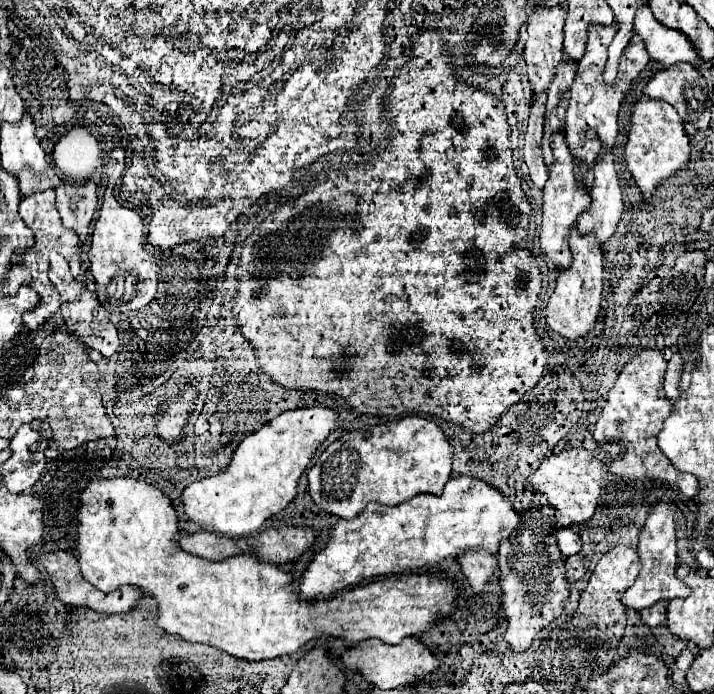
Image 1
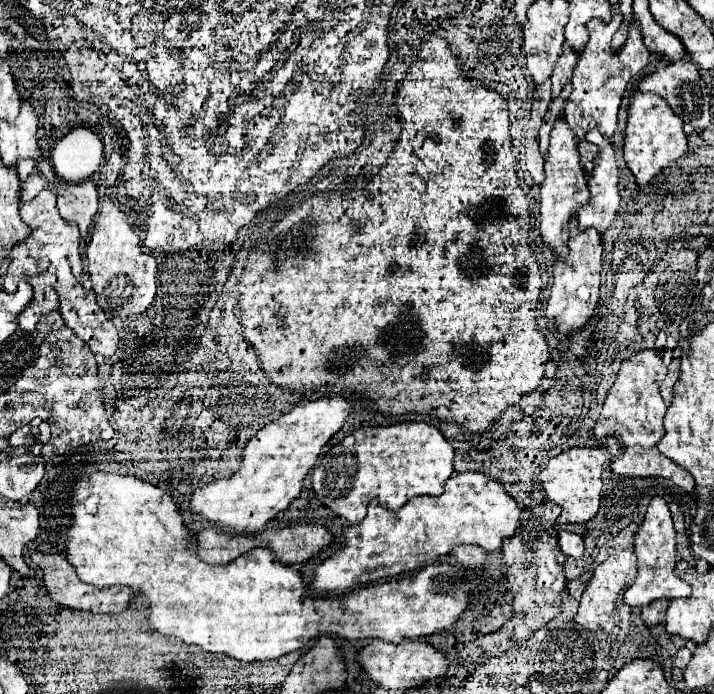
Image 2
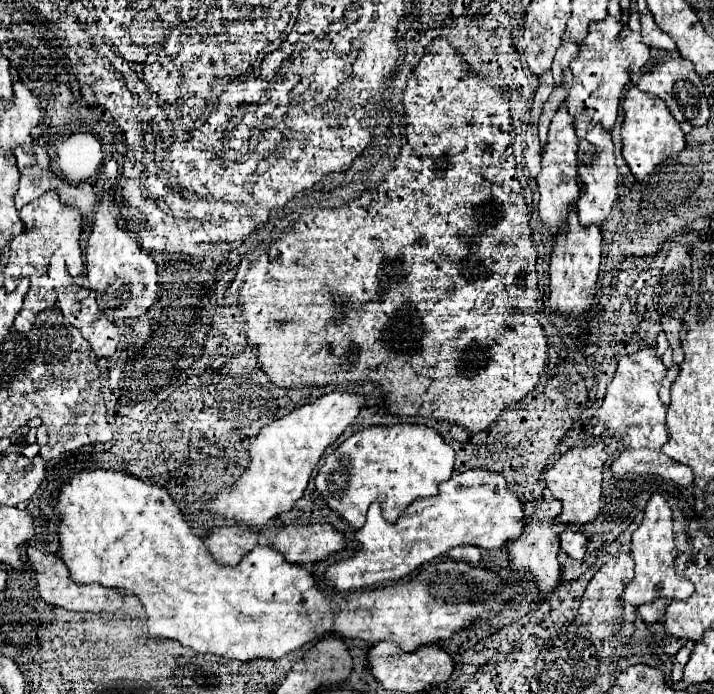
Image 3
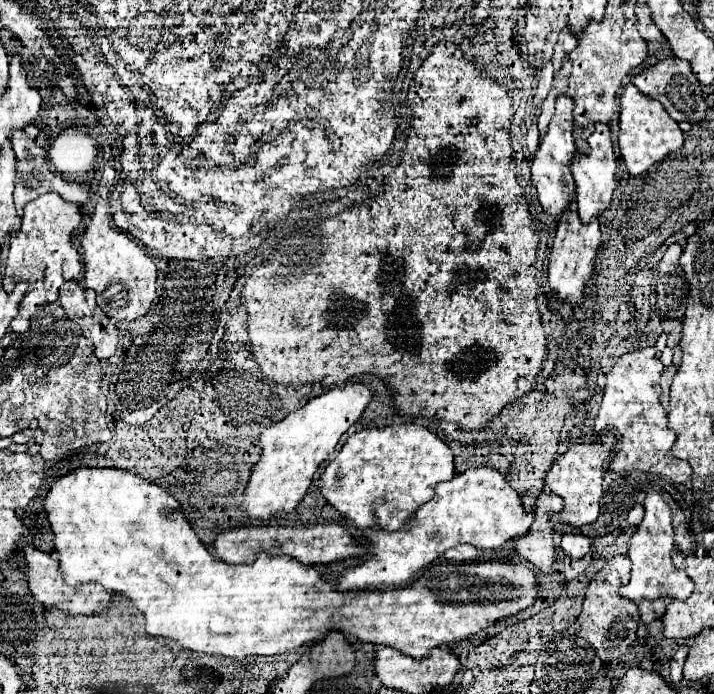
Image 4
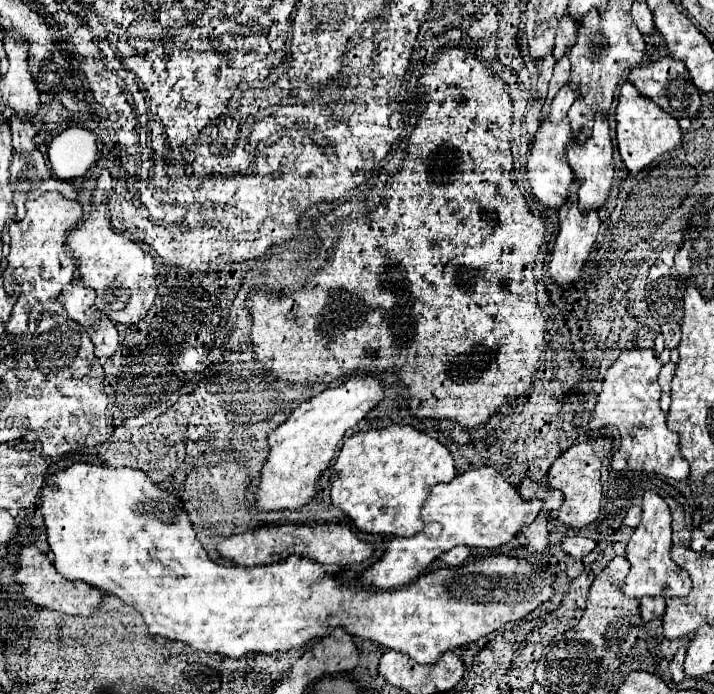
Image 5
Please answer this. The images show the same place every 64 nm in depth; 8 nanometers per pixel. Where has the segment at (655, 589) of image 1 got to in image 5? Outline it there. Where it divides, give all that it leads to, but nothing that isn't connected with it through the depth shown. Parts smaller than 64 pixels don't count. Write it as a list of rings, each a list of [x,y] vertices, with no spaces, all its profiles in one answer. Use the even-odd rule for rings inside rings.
[[[646,492],[642,498],[642,520],[636,526],[634,534],[628,540],[626,546],[626,558],[632,564],[622,592],[634,598],[644,598],[644,596],[688,596],[692,588],[692,580],[688,572],[678,568],[672,558],[670,558],[670,546],[672,546],[672,528],[670,528],[670,508],[668,504],[656,494],[656,492]]]

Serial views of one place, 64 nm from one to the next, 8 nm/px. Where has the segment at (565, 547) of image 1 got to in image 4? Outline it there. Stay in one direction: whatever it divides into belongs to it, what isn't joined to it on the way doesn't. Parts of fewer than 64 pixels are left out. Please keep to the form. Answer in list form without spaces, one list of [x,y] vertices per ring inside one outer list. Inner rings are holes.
[[[564,534],[560,546],[568,556],[582,558],[592,548],[592,540],[584,534]]]

